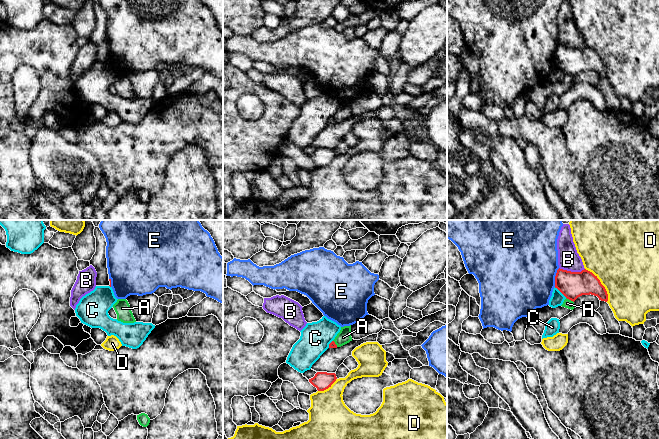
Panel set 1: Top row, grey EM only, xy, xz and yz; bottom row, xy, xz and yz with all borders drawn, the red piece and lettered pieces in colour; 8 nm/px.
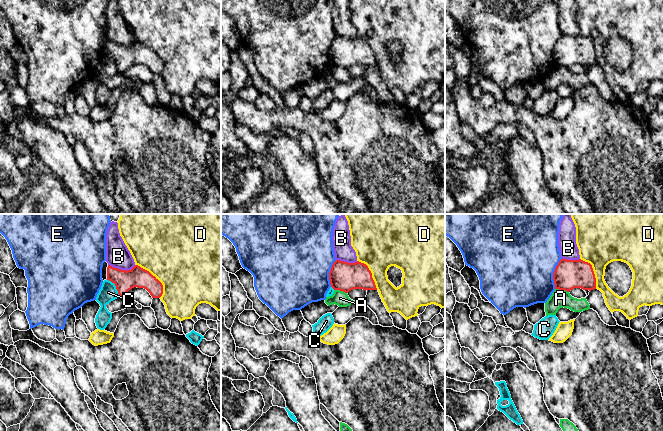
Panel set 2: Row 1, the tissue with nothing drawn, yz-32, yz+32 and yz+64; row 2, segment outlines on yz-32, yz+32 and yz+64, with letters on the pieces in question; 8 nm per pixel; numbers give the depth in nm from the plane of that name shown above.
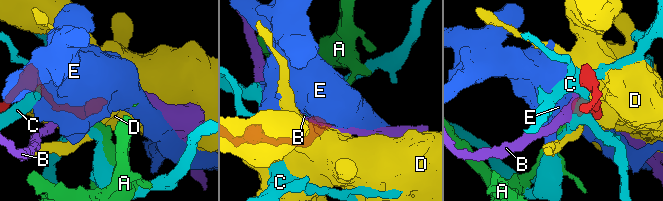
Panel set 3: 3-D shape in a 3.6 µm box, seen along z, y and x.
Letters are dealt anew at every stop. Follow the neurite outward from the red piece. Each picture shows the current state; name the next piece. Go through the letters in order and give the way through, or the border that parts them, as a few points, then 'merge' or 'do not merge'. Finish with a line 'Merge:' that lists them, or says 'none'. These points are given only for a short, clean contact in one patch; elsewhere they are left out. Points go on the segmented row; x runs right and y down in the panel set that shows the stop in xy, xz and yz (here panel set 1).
A: along yz (566, 297), (573, 302) | do not merge
B: along yz (559, 267), (571, 271), (581, 271), (584, 269) | do not merge
C: do not merge
D: do not merge
E: along yz (559, 268), (555, 276), (554, 286) | do not merge
Merge: none

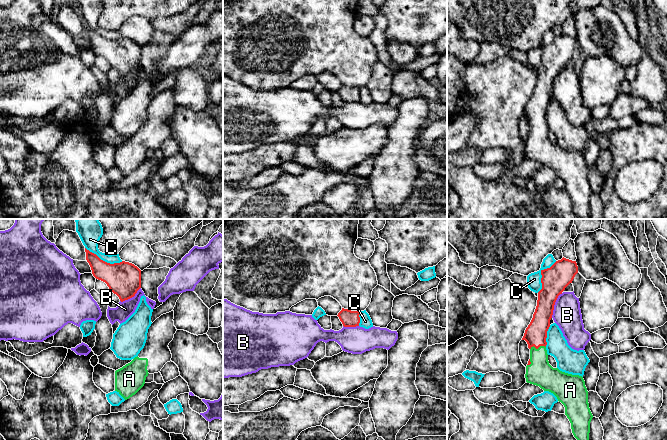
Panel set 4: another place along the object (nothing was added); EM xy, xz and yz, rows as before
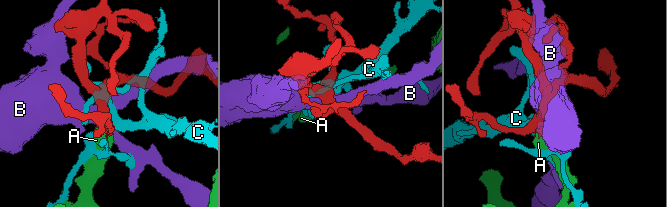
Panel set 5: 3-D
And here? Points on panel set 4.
A: across yz (535, 334), (537, 348), (538, 371), (540, 373) | merge
B: along yz (562, 293), (555, 302), (551, 317) | do not merge
C: do not merge
Merge: A

